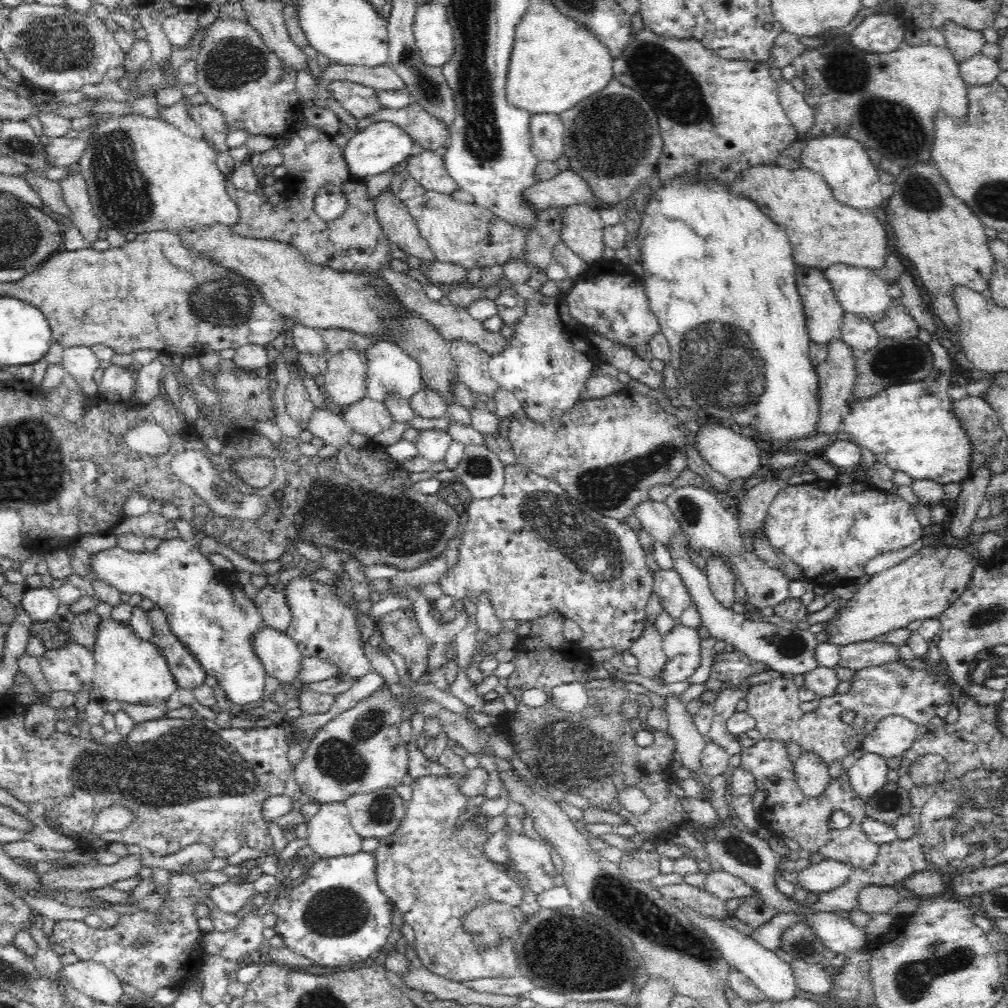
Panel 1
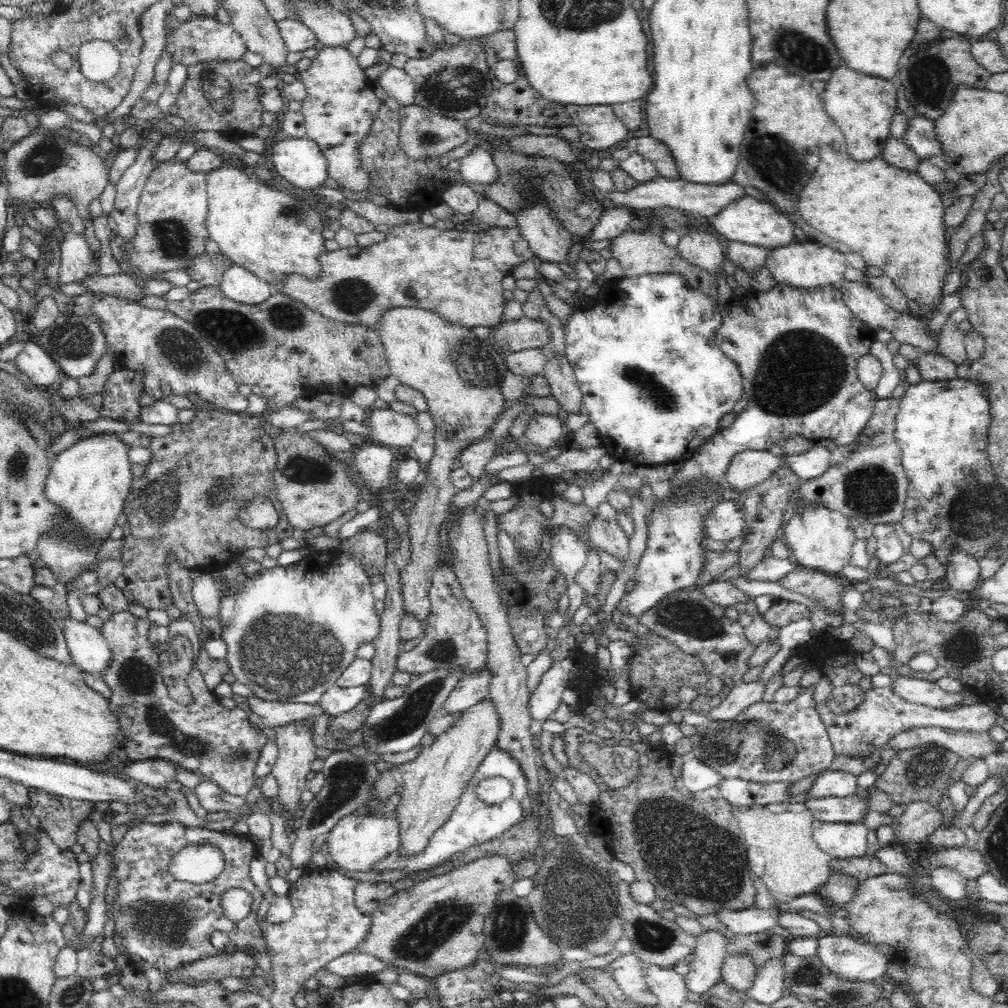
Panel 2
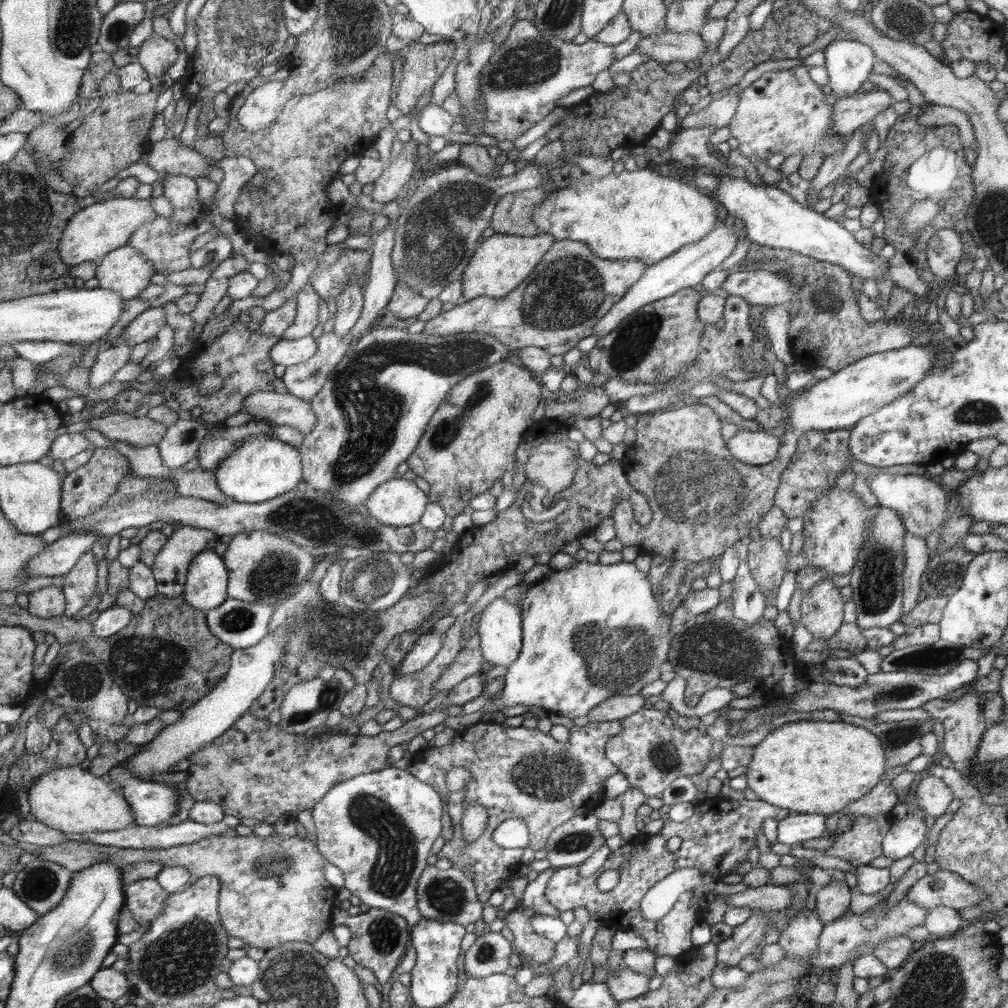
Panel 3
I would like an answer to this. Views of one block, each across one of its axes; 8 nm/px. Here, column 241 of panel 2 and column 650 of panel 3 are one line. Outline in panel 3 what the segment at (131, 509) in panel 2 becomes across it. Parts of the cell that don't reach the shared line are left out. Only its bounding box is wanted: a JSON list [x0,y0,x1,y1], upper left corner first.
[612,401,801,563]

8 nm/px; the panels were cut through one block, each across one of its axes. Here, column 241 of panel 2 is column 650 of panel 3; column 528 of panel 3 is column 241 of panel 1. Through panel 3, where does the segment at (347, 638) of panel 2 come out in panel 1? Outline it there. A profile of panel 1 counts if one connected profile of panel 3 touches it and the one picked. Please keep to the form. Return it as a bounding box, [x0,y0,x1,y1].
[92,539,267,705]

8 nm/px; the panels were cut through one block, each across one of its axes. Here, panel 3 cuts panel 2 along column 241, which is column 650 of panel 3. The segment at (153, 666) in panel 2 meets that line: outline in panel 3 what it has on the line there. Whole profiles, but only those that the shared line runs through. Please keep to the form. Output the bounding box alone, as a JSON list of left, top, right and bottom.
[607,706,713,797]

